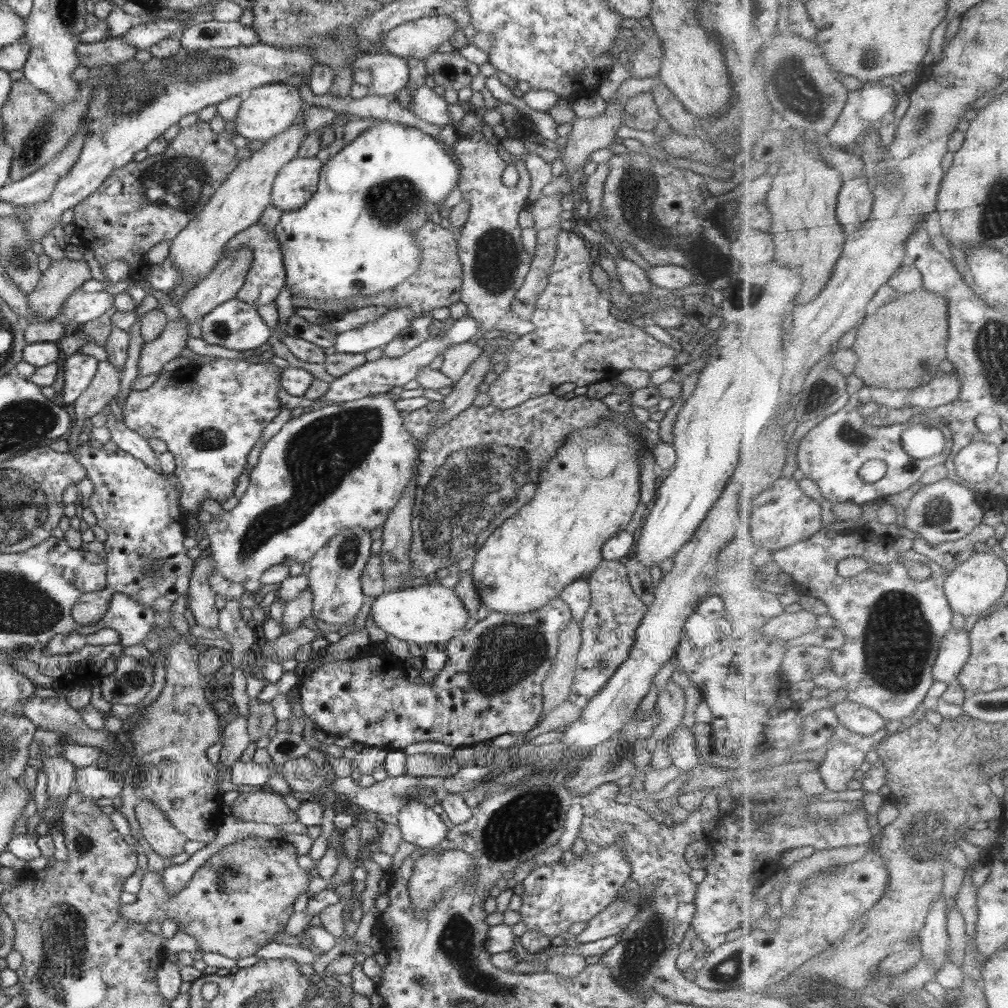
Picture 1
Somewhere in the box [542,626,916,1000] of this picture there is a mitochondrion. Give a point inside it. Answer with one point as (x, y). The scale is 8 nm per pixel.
(644, 948)

